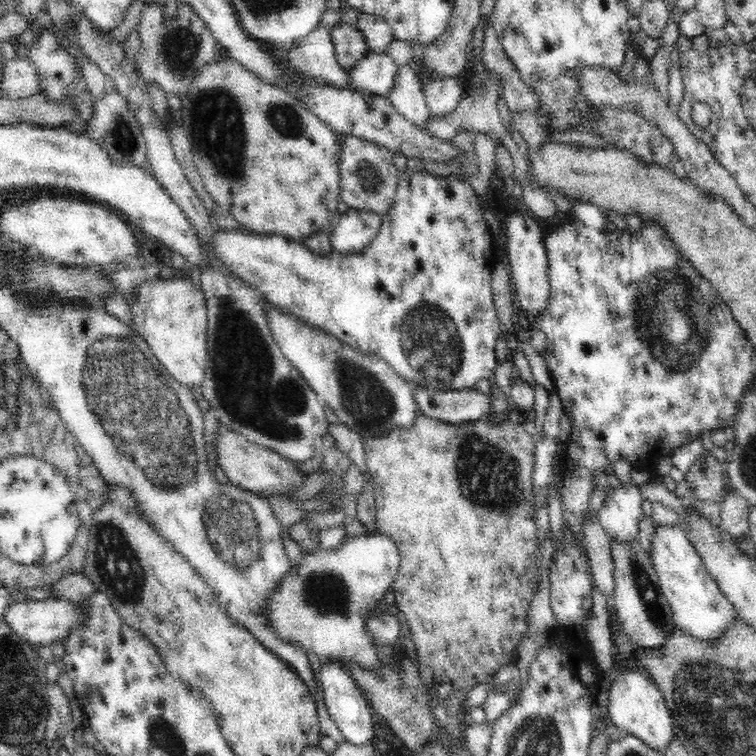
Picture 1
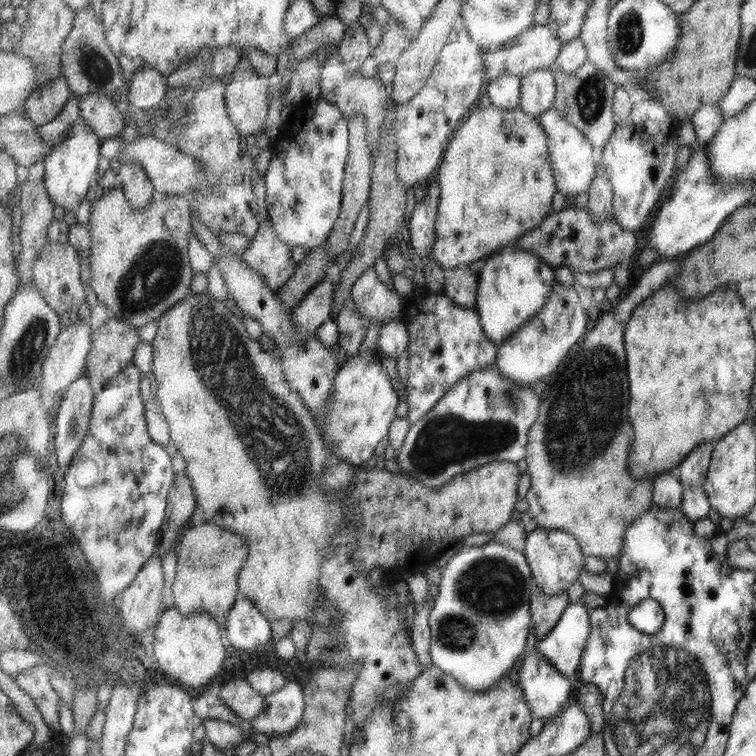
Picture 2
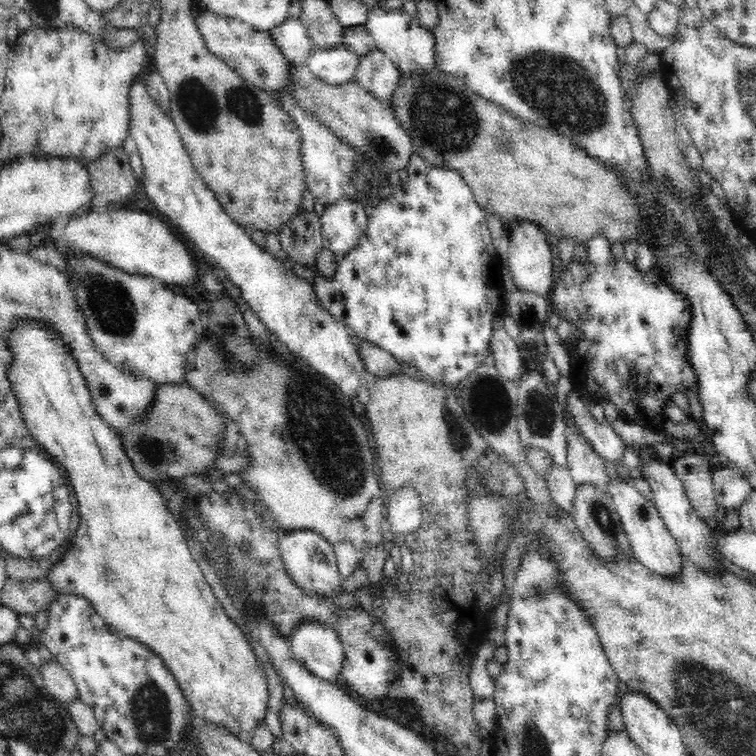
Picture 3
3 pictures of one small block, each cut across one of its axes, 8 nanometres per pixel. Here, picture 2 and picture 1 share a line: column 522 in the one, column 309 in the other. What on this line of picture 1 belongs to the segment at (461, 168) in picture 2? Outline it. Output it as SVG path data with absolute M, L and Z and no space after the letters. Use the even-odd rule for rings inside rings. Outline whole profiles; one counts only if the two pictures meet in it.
M230 58L214 61L200 70L198 78L194 80L194 88L190 90L190 94L186 98L181 99L181 110L177 118L191 142L196 168L200 171L206 190L216 200L223 217L230 216L236 219L245 232L257 235L282 235L304 244L310 234L320 232L330 220L330 216L337 214L338 204L342 202L340 198L340 156L342 156L342 151L340 151L342 150L342 141L340 141L340 138L342 136L336 133L334 127L324 123L318 115L312 113L306 102L302 102L289 91L264 82L245 66L232 61Z

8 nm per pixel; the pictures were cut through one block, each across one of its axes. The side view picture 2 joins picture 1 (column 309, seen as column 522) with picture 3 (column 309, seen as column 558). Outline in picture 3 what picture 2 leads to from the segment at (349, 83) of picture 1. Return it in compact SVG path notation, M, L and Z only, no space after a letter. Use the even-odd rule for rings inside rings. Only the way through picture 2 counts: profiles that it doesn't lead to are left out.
M288 19L282 26L270 30L272 41L294 65L306 65L308 58L317 50L308 35L308 30L299 19Z

